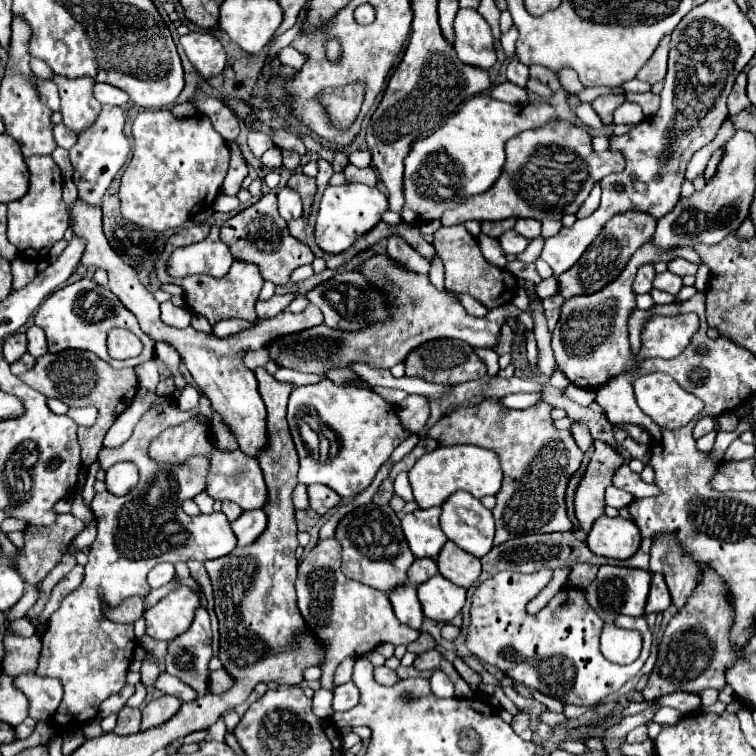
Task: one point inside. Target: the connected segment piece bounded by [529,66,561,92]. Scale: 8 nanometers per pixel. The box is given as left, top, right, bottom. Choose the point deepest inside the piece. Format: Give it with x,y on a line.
542,74

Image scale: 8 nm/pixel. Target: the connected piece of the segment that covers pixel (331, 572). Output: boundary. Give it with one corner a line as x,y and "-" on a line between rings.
329,538
317,542
317,546
299,562
297,572
297,606
305,624
311,628
315,640
325,650
323,662
319,664
319,682
321,688
327,690
333,690
331,676
335,672
335,666
339,666
339,662
343,662
345,658
361,658
381,644
407,646
415,642
419,634
417,630
409,628
407,624
401,624
395,618
385,592
345,578
339,562
339,542
335,542
335,538

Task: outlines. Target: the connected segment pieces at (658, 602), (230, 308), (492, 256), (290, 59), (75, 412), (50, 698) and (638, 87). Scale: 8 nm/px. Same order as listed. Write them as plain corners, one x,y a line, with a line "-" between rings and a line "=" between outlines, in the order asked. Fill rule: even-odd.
653,574
649,598
647,598
647,604
645,604
645,616
663,612
665,608
669,608
669,604
671,604
671,596
669,596
667,584
663,582
663,576
661,574
=
235,262
231,266
231,272
219,280
207,278
207,276
185,276
185,278
171,278
173,284
179,284
185,288
185,302
191,312
207,316
209,324
215,324
225,318
245,318
255,320
255,302
263,288
263,276
259,272
259,266
251,262
=
481,233
477,240
479,242
481,252
484,258
491,264
500,268
504,268
507,264
506,255
503,254
503,250
498,239
491,238
=
291,46
283,48
277,58
282,64
285,64
285,66
291,66
293,70
299,70
299,66
306,62
306,56
=
89,406
87,408
71,408
67,412
67,416
71,416
78,426
89,426
91,428
91,424
97,422
97,410
89,408
=
25,673
15,678
15,687
23,690
29,700
29,717
36,721
49,720
55,708
61,702
63,686
57,680
37,676
36,673
-
55,682
55,688
53,684
=
630,80
623,84
623,89
625,93
644,93
651,90
651,84
647,84
647,82
641,82
641,80

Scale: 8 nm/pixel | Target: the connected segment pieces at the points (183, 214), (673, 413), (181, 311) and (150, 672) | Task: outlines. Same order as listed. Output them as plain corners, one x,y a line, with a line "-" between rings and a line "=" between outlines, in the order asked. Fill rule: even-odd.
145,110
139,112
133,120
133,156
121,176
119,198
121,198
121,214
141,226
143,229
165,232
167,228
179,228
187,218
207,210
221,192
221,184
225,180
229,168
229,146
219,138
219,132
213,128
211,120
203,114
195,114
187,120
175,120
169,110
=
649,374
637,380
633,388
639,408
663,428
681,428
703,408
697,396
679,388
667,374
=
173,302
161,304
161,322
173,328
187,328
191,320
191,312
185,308
175,306
=
143,662
143,684
145,684
147,688
153,688
153,686
155,686
157,674
159,674
159,670
157,670
155,664
151,664
151,662

